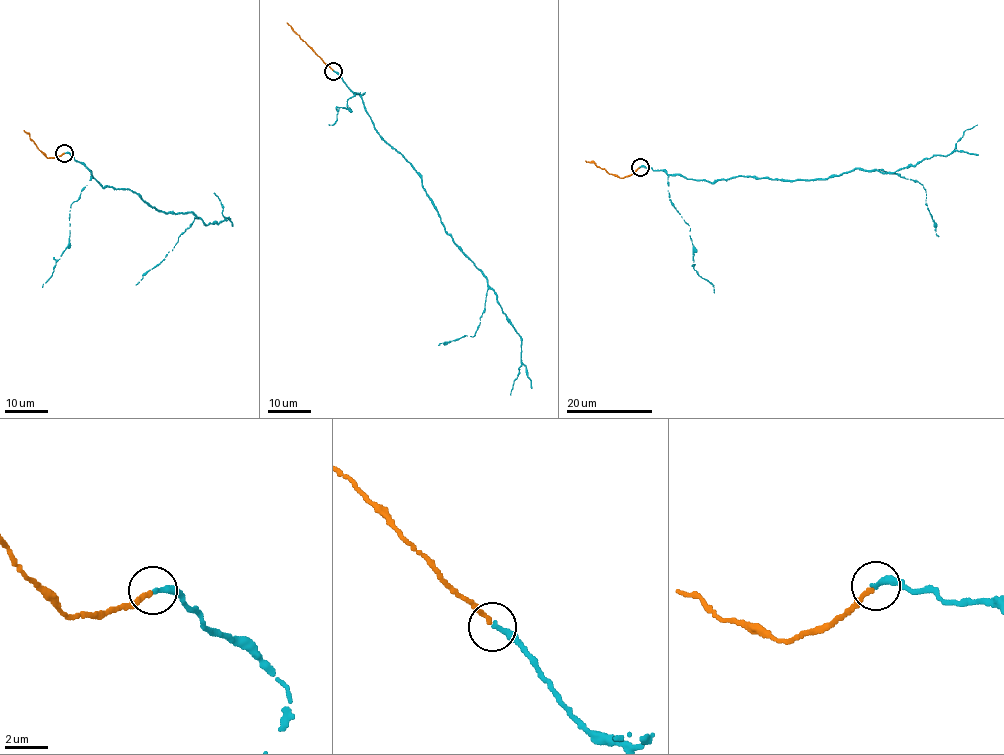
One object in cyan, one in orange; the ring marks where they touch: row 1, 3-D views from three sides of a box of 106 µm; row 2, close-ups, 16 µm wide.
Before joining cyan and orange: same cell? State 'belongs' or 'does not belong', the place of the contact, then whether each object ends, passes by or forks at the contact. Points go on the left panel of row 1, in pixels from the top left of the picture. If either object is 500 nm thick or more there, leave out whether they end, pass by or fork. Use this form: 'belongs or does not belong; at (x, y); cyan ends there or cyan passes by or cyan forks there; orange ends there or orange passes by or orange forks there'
belongs; at (64, 153); cyan ends there; orange ends there

